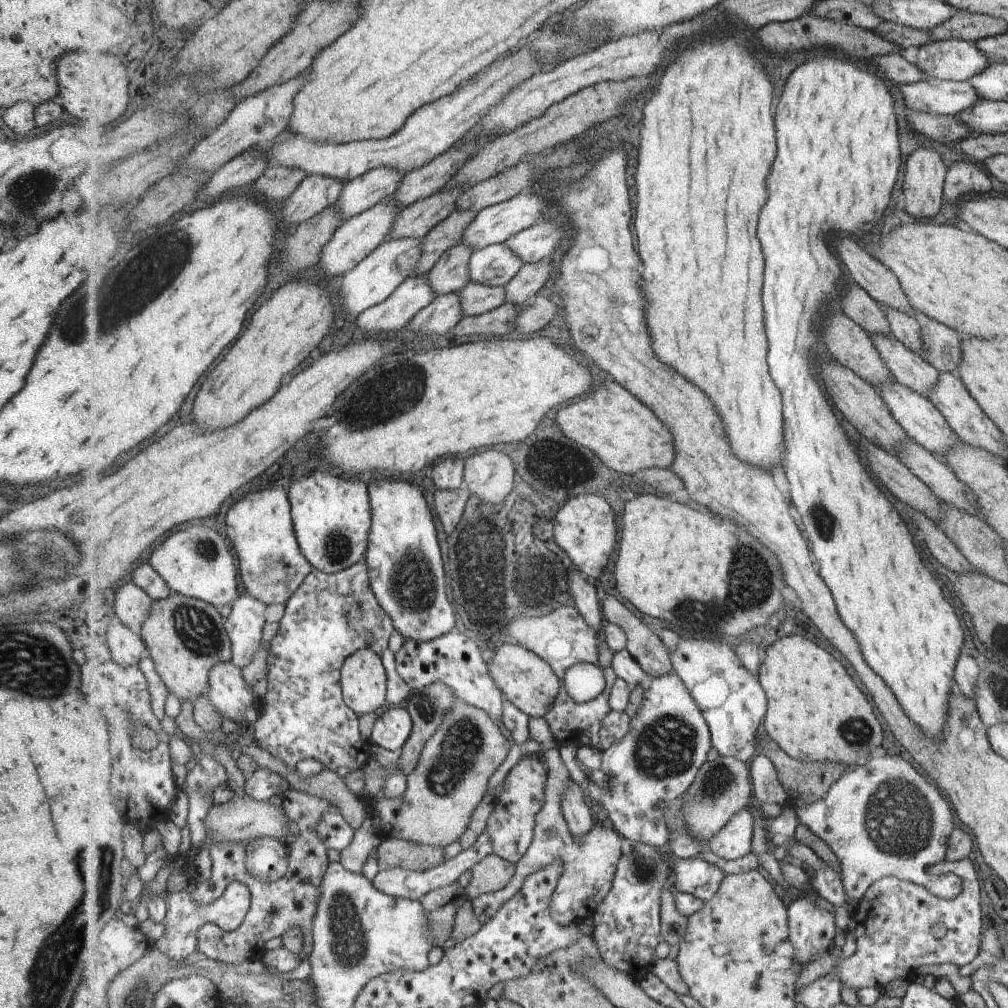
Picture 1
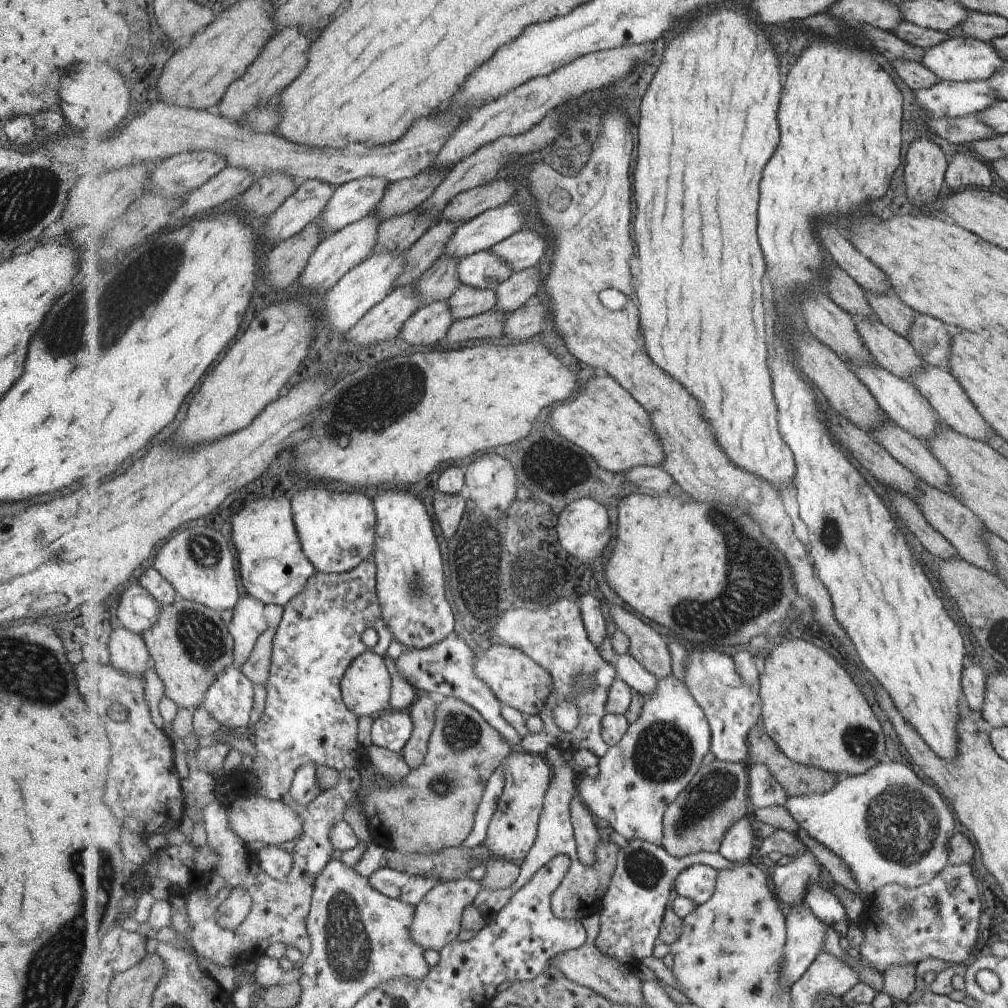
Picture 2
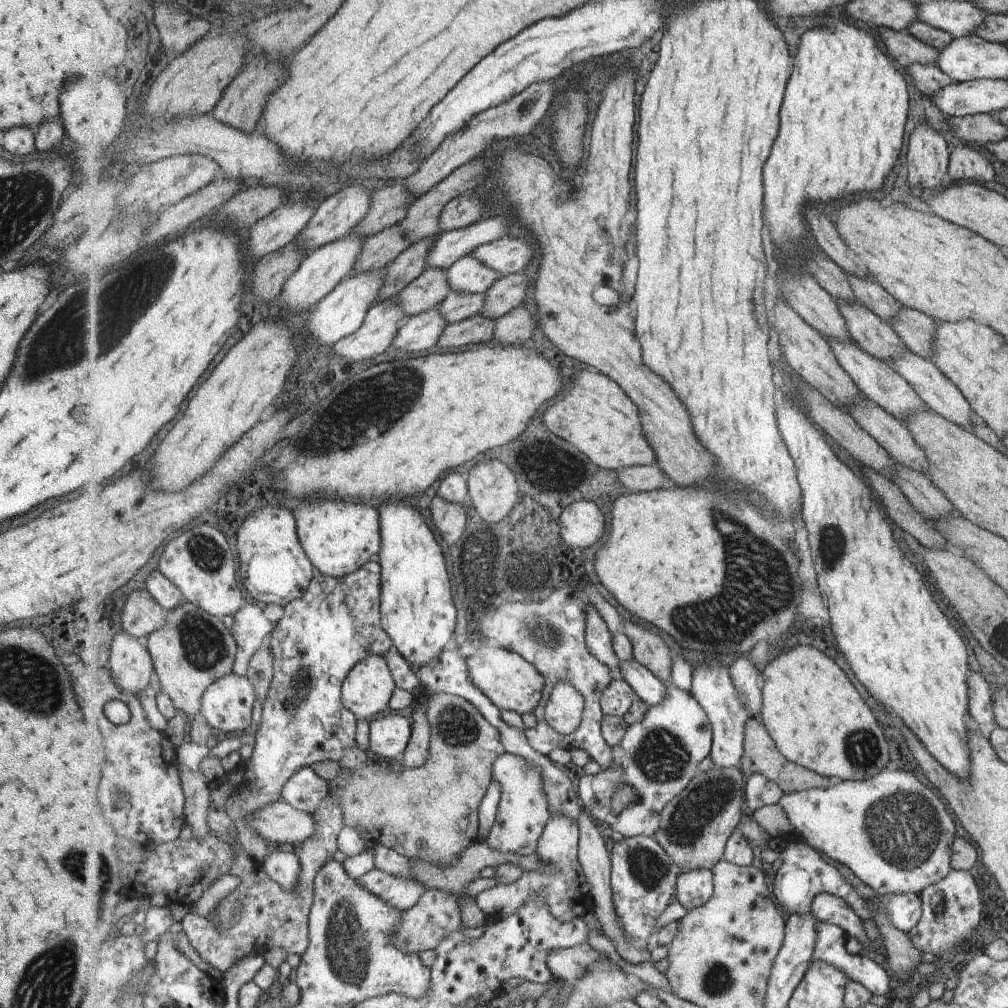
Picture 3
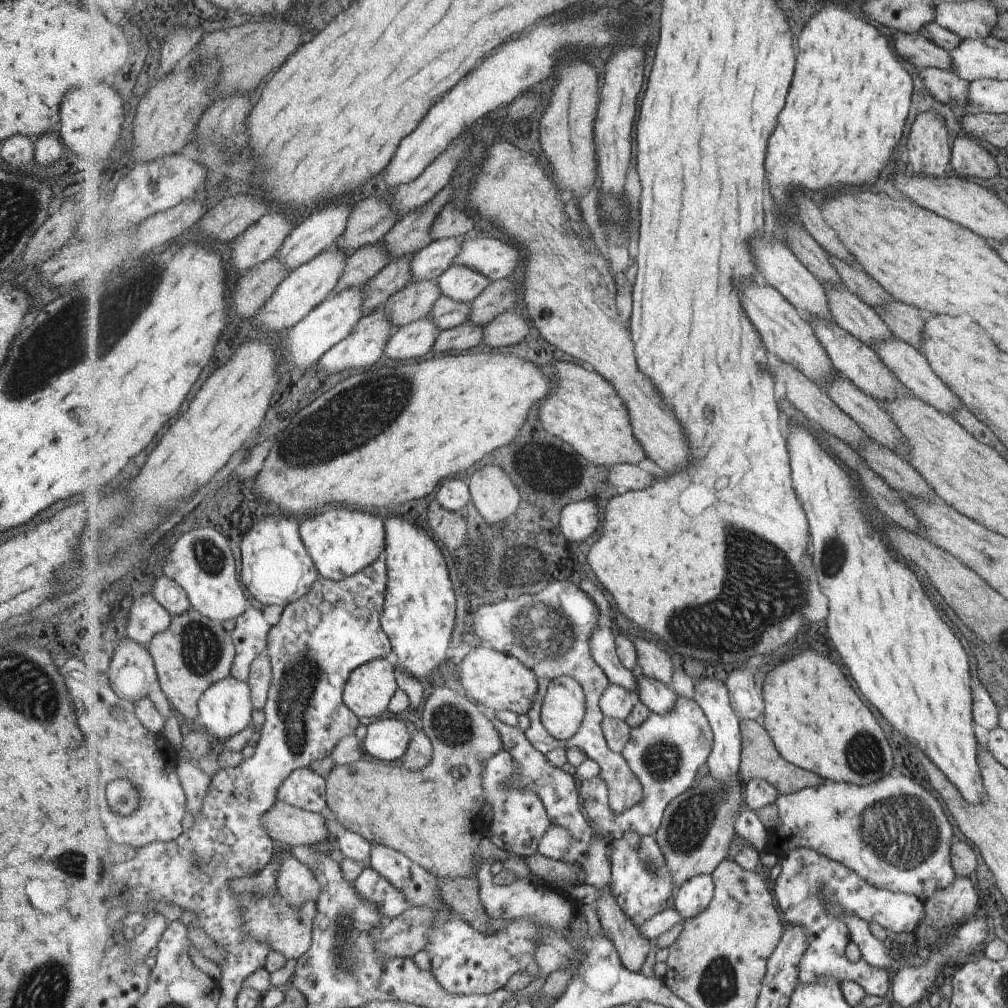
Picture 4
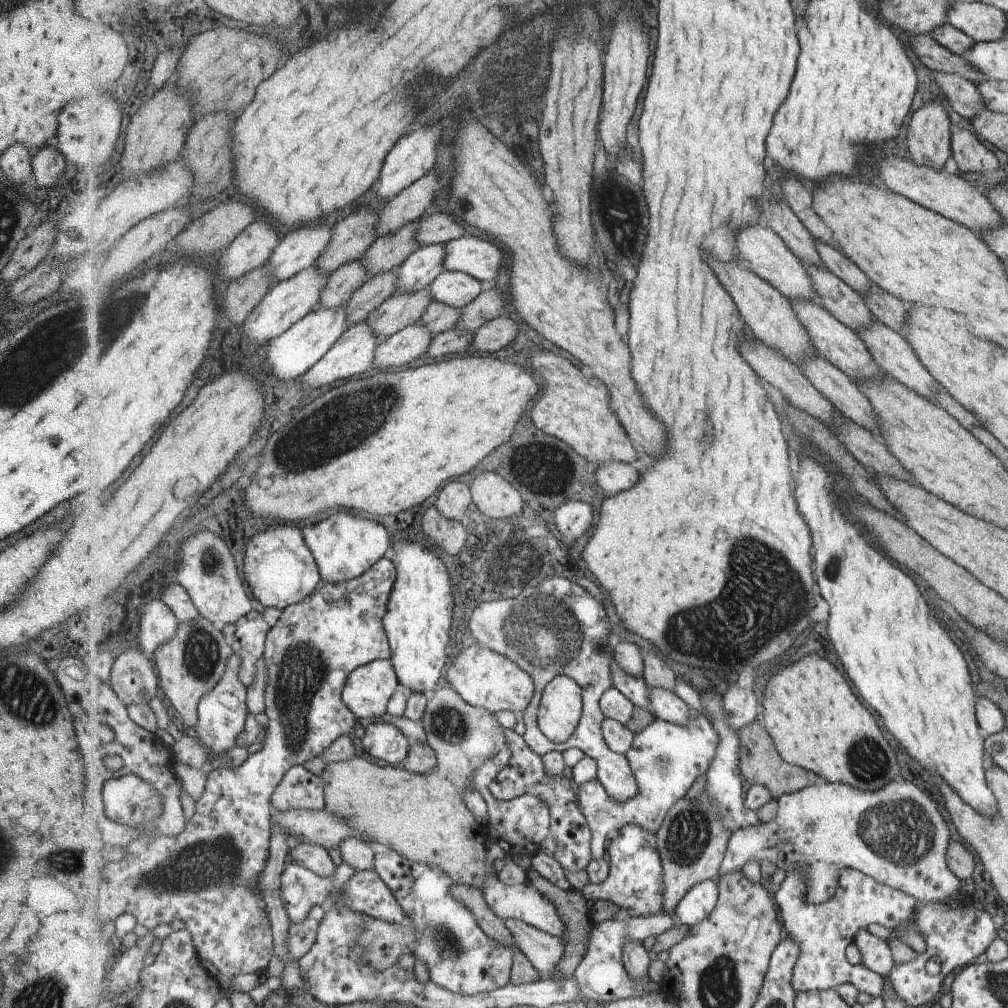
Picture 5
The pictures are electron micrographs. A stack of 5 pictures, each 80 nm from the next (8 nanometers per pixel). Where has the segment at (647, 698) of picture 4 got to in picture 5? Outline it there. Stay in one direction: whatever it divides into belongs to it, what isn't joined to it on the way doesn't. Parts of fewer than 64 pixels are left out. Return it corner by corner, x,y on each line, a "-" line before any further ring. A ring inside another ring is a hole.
651,687
649,690
650,706
657,718
678,725
690,724
689,702
669,689

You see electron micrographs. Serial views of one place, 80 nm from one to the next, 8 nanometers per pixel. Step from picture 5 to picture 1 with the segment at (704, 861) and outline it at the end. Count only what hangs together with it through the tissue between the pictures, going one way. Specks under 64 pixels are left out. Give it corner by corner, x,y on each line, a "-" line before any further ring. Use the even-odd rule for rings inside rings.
720,756
717,760
707,761
702,766
685,794
684,817
694,840
713,838
734,814
753,806
754,790
750,774
749,763
735,757

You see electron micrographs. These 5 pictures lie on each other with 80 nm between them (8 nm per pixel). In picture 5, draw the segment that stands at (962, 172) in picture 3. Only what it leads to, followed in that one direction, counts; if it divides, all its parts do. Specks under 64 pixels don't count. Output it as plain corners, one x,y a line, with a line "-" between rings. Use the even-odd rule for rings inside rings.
954,130
951,135
951,156
959,172
978,172
998,168
998,158
985,148
971,132

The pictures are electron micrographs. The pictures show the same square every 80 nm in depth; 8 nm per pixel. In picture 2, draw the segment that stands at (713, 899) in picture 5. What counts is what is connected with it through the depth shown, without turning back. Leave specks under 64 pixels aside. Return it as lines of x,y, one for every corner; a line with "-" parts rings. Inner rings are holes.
697,863
682,870
675,884
678,895
693,899
698,906
709,902
716,891
719,871

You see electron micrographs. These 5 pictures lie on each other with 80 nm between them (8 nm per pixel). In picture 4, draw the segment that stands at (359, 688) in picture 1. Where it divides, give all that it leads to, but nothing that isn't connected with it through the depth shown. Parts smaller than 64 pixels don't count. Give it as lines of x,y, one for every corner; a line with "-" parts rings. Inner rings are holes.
375,659
351,673
343,698
359,718
379,719
399,689
395,666
388,659

